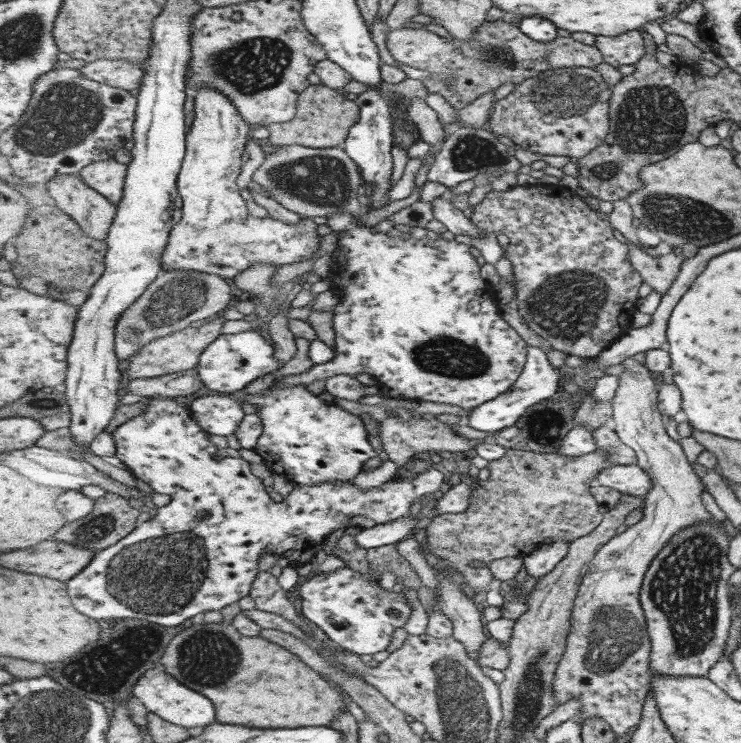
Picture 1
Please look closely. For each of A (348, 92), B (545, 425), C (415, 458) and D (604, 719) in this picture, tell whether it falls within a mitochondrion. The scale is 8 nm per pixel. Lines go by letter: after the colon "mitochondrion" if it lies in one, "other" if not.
A: other
B: mitochondrion
C: other
D: other

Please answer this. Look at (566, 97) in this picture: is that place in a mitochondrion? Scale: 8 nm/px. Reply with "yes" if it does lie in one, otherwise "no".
yes

